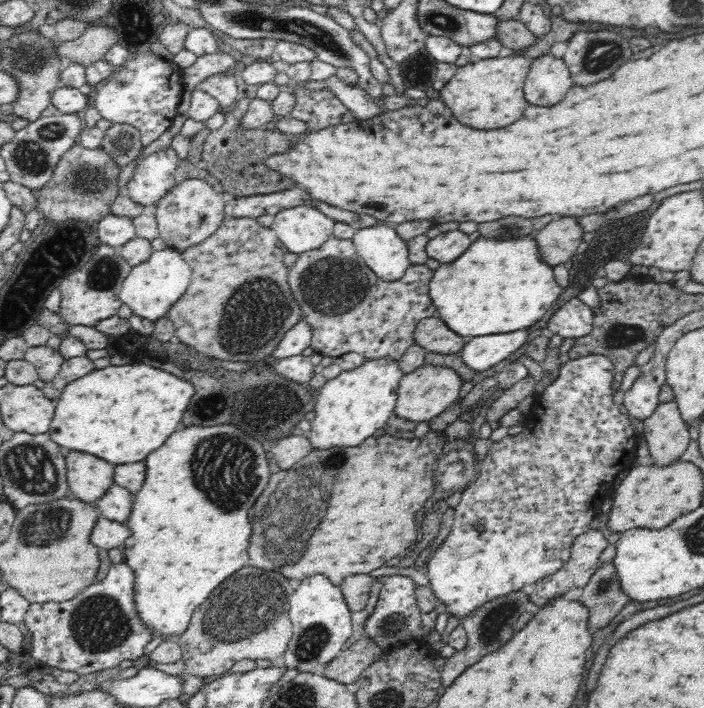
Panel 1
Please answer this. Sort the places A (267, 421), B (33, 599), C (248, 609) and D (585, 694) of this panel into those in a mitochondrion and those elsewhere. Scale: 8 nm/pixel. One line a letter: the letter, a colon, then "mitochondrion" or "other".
A: mitochondrion
B: other
C: mitochondrion
D: other

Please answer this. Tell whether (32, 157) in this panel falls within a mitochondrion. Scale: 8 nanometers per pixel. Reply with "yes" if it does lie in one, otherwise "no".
yes

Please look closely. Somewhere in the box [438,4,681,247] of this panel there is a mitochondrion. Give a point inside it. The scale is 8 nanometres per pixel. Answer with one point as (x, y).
(600, 53)

